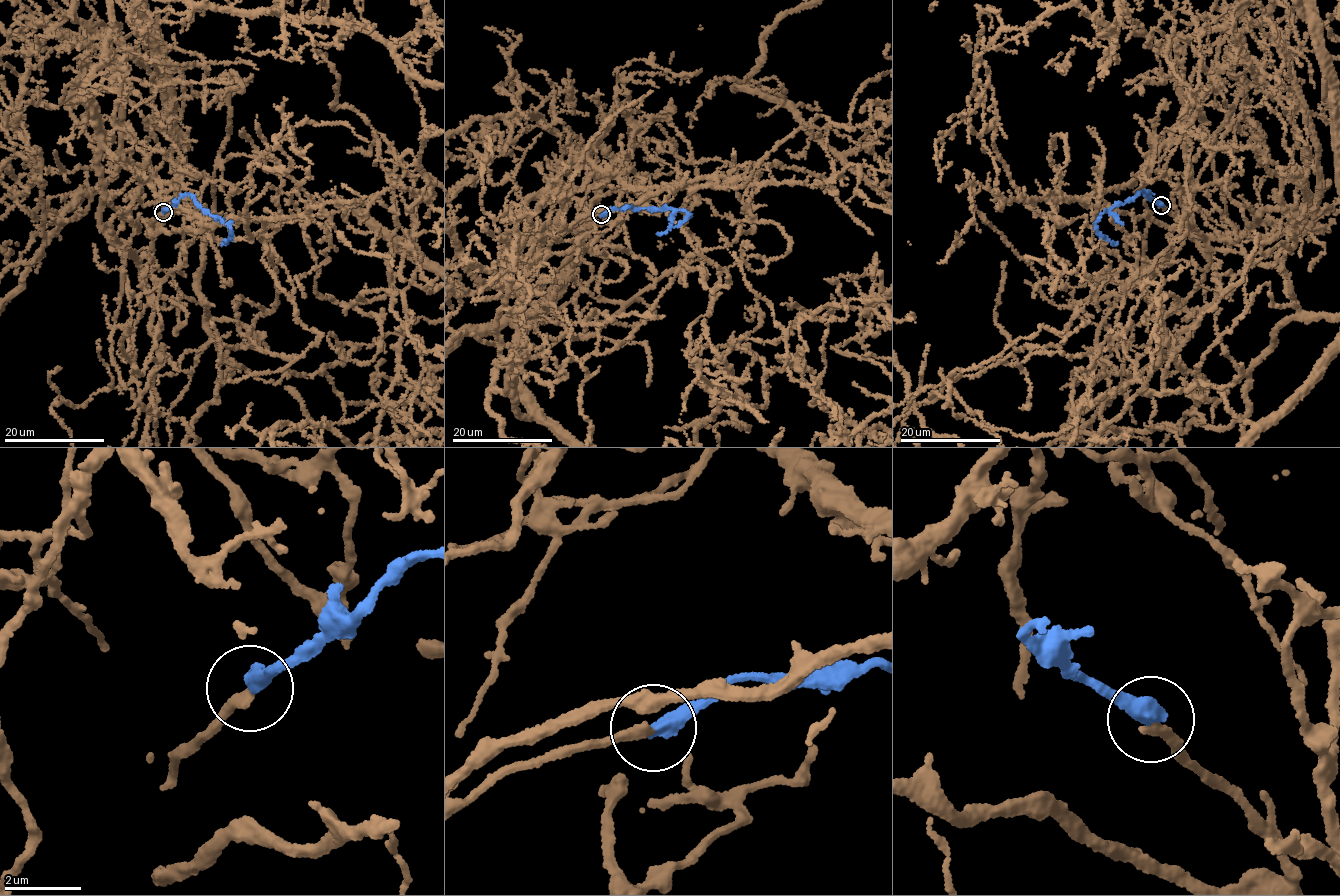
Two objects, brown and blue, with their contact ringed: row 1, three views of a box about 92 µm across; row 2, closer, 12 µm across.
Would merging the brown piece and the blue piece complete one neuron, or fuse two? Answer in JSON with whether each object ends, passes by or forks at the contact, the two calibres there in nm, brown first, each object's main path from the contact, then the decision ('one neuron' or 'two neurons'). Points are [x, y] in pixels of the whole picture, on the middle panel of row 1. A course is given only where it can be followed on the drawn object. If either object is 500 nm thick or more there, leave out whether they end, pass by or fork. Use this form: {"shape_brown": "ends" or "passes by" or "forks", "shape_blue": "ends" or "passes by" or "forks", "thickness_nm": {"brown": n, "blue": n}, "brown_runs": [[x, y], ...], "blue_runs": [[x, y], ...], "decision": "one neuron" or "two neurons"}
{"shape_brown": "ends", "shape_blue": "ends", "thickness_nm": {"brown": 280, "blue": 480}, "brown_runs": [[600, 215], [552, 253], [629, 252], [644, 149], [609, 184], [572, 104]], "blue_runs": [[601, 214], [630, 206], [668, 208], [689, 214], [681, 223], [657, 234]], "decision": "one neuron"}

